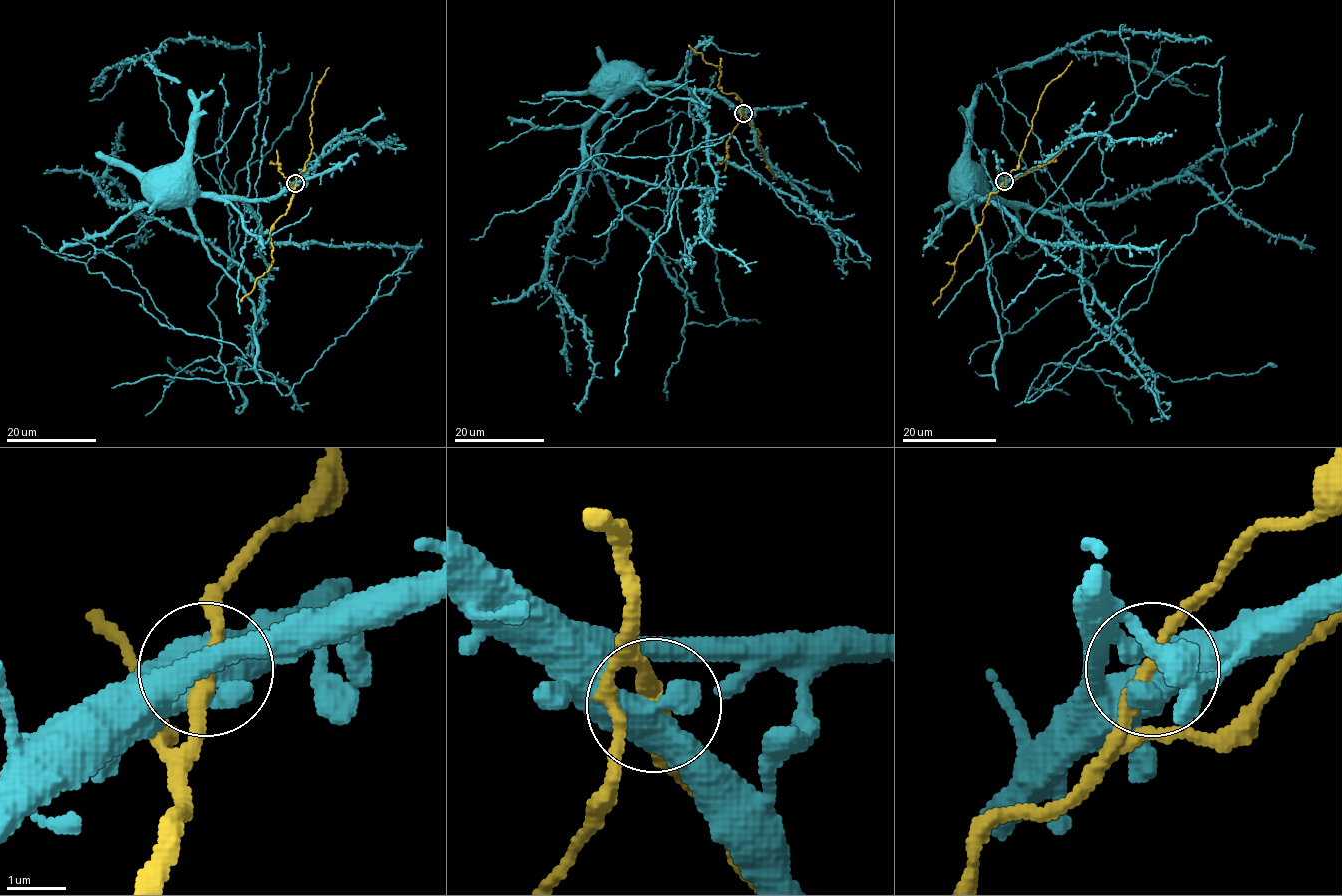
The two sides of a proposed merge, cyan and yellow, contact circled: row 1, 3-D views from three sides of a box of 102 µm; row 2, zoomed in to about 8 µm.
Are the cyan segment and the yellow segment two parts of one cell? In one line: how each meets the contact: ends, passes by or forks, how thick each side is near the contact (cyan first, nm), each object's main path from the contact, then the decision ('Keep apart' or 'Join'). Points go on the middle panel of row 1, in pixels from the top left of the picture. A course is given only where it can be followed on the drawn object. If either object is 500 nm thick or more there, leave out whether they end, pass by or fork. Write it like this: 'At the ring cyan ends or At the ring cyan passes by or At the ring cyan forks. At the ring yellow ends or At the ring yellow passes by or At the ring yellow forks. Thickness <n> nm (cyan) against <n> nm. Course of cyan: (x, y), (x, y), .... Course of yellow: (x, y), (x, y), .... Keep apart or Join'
Thickness 600 nm (cyan) against 240 nm. Course of cyan: (744, 113), (738, 113), (706, 91), (632, 82), (628, 75). Course of yellow: (744, 113), (738, 96), (724, 93), (718, 86), (720, 66), (708, 64), (701, 52), (688, 46). Keep apart

